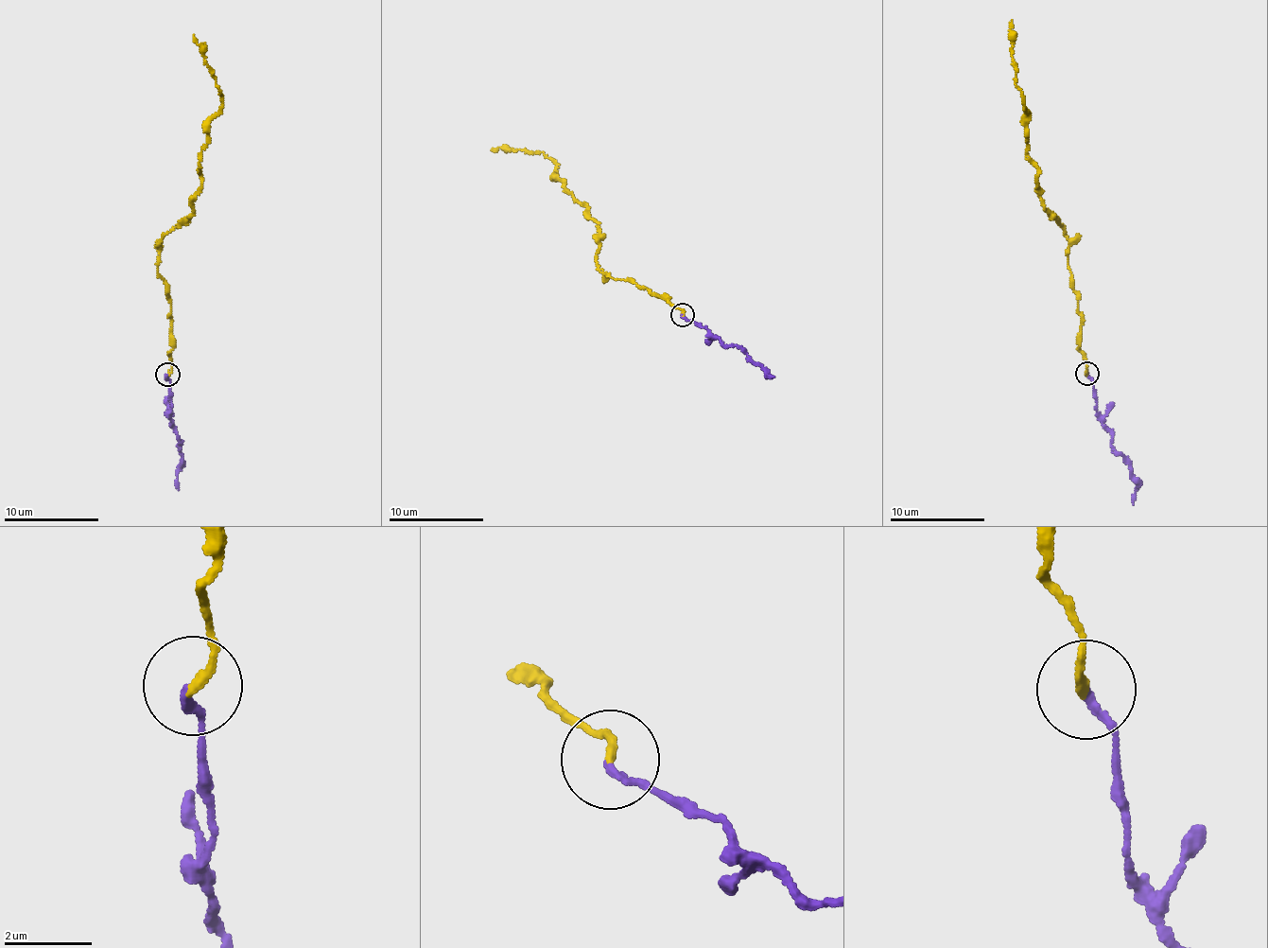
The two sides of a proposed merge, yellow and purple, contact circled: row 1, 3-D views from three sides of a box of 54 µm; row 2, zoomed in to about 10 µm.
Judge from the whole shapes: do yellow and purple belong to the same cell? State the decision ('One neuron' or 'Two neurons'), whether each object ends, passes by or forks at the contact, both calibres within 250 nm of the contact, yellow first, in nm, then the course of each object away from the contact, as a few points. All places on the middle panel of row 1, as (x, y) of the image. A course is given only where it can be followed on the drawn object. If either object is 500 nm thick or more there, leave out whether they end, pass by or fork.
One neuron. At the ring yellow ends. At the ring purple ends. Thickness 190 nm (yellow) against 150 nm. Course of yellow: (684, 314), (669, 298), (598, 268), (597, 222), (552, 177), (554, 160), (538, 150), (491, 149). Course of purple: (684, 314), (726, 345), (736, 345), (766, 374), (774, 377)

